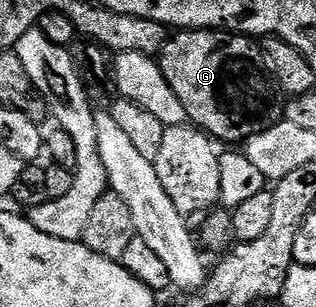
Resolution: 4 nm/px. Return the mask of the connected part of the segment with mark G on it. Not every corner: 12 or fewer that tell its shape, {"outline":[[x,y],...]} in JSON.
{"outline":[[179,29],[157,62],[188,120],[239,145],[284,122],[263,48]]}

